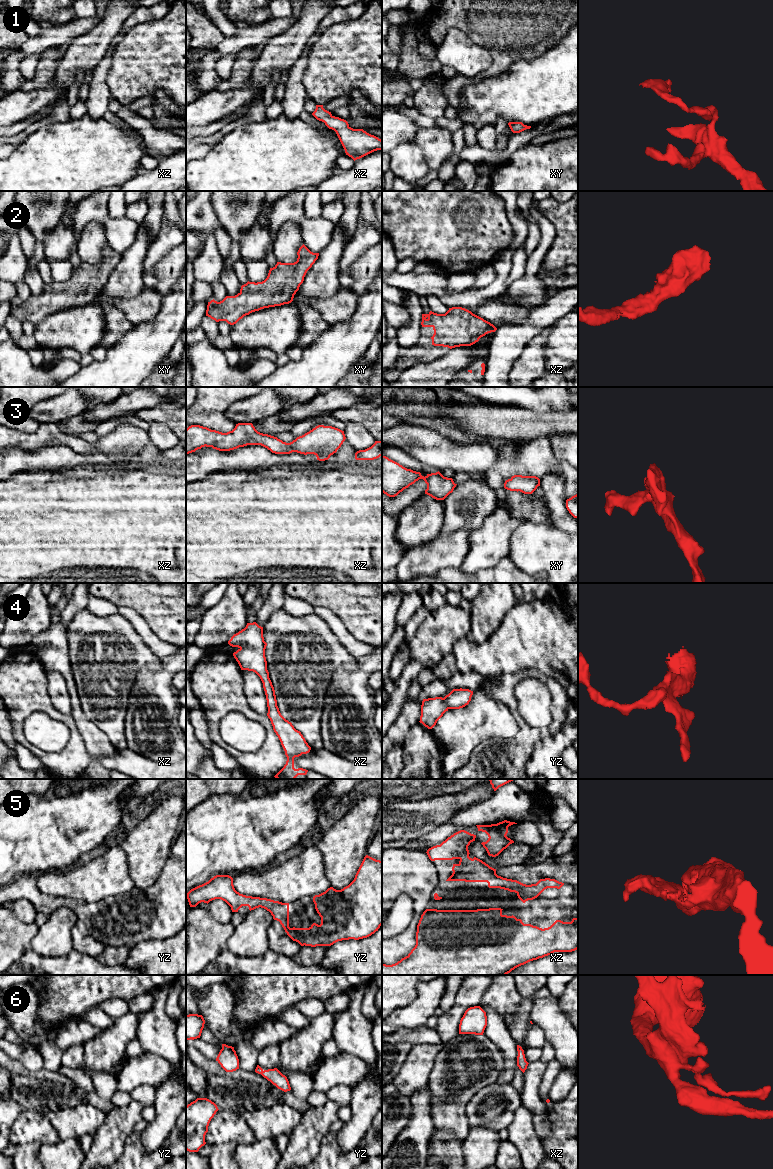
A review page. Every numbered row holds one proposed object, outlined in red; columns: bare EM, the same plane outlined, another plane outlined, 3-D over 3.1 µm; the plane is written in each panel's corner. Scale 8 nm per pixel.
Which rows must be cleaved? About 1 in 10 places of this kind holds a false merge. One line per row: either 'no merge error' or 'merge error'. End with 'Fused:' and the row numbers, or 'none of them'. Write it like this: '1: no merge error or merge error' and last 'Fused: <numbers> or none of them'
1: no merge error
2: no merge error
3: no merge error
4: no merge error
5: no merge error
6: no merge error
Fused: none of them

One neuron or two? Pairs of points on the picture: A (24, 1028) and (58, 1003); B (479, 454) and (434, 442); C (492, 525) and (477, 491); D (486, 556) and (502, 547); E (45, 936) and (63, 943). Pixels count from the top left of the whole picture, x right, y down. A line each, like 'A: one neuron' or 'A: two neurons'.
A: two neurons
B: one neuron
C: two neurons
D: one neuron
E: one neuron

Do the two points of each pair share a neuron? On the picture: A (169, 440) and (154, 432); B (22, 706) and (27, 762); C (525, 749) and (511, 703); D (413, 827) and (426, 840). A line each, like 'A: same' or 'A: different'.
A: same
B: different
C: same
D: different

